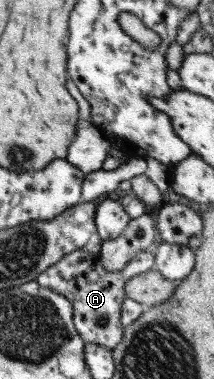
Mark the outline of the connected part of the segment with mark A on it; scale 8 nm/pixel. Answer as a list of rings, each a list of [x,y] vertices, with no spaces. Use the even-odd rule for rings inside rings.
[[[84,250],[65,253],[56,263],[49,265],[36,276],[40,287],[54,290],[67,297],[72,304],[72,321],[76,333],[85,343],[95,343],[106,348],[114,348],[120,343],[124,326],[121,323],[121,303],[125,298],[123,285],[133,275],[150,270],[154,256],[142,250],[119,271],[106,271],[98,261],[98,254],[90,255]]]

